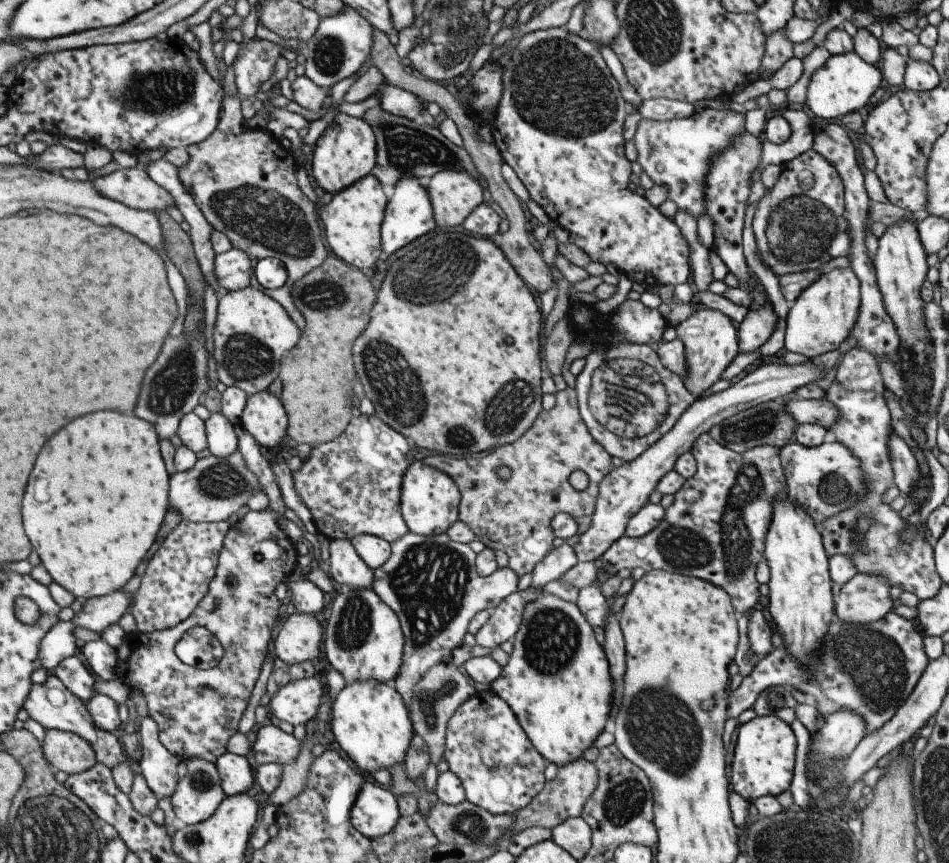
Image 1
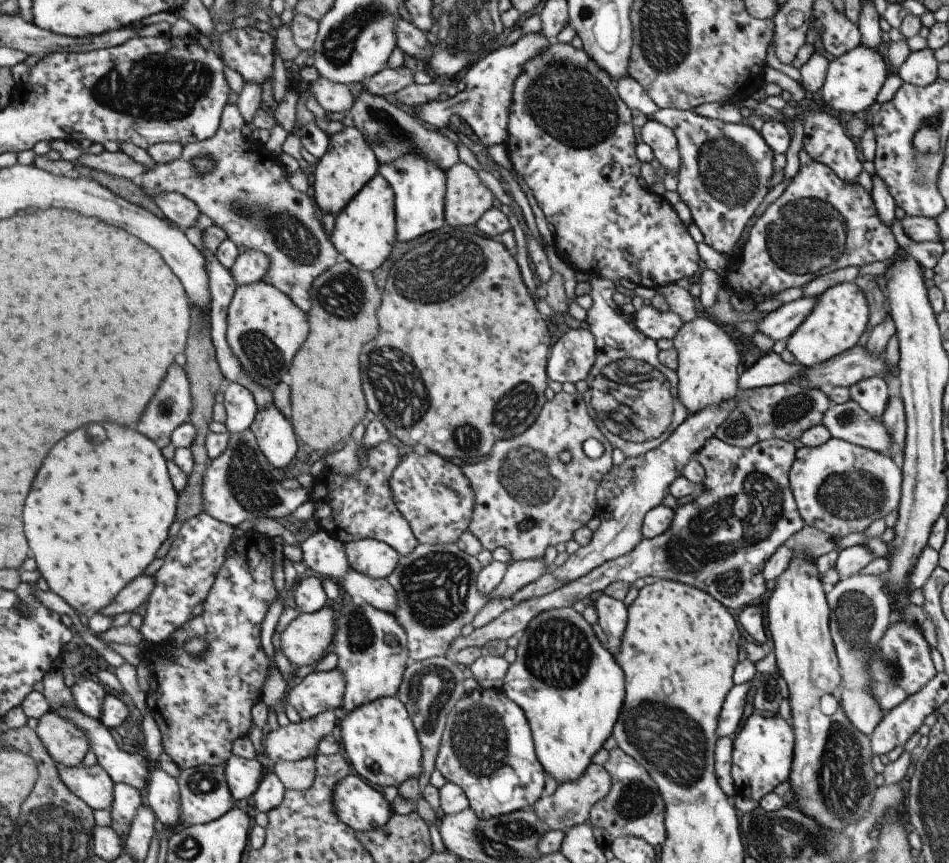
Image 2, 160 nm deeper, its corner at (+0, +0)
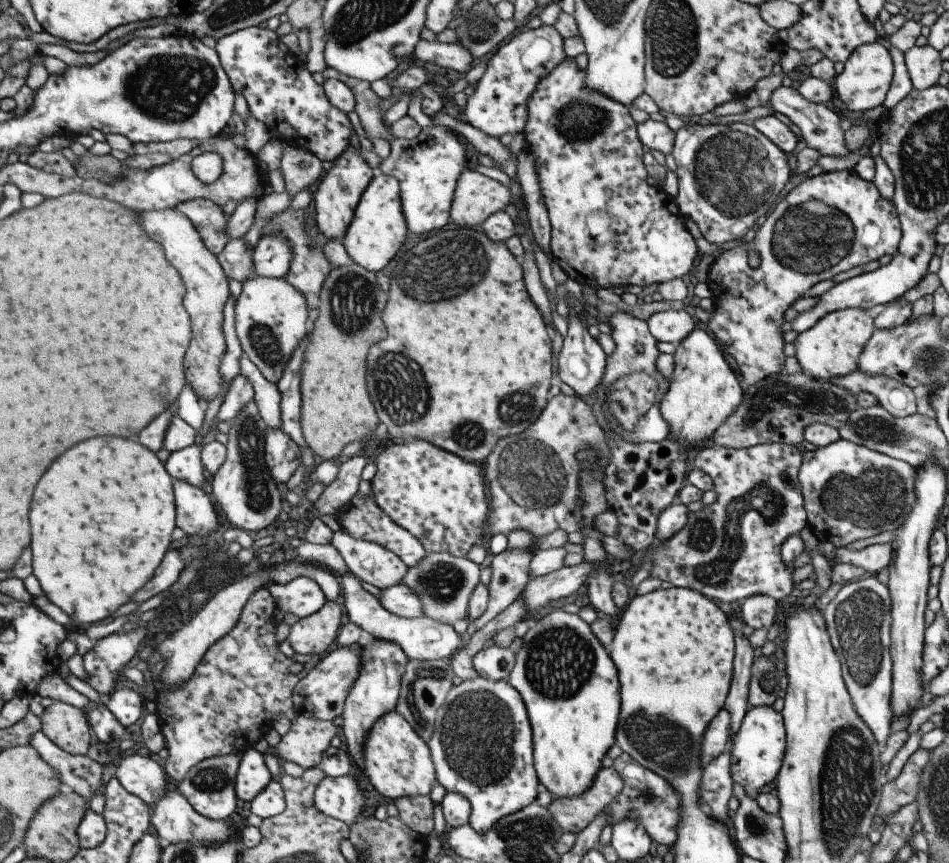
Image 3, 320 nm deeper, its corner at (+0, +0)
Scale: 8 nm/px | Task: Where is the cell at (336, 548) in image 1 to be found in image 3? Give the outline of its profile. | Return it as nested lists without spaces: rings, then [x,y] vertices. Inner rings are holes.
[[[399,583],[380,591],[377,600],[387,612],[406,619],[424,616],[419,595],[407,585]]]

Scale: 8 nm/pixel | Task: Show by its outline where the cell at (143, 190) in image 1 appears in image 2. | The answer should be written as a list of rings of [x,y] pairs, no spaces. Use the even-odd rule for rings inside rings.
[[[179,193],[155,195],[151,200],[167,220],[183,230],[194,226],[200,213],[192,200]]]

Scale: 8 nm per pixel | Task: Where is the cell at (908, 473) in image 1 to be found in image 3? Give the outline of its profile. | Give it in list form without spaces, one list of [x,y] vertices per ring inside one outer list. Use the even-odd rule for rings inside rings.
[[[853,371],[844,377],[836,377],[827,381],[847,389],[851,394],[871,393],[889,414],[904,417],[915,413],[915,396],[911,389],[888,376],[866,375],[861,371]]]

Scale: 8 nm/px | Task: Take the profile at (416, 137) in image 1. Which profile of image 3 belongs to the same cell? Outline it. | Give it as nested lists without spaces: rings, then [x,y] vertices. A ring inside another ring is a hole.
[[[337,72],[337,78],[344,82],[353,93],[354,112],[356,112],[362,128],[369,136],[381,137],[387,142],[391,138],[388,126],[383,121],[383,115],[388,109],[387,100],[377,97],[367,81],[362,81]]]

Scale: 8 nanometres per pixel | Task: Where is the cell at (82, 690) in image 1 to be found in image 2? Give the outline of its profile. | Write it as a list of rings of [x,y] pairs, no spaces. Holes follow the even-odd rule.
[[[74,678],[74,683],[69,688],[76,708],[85,716],[98,720],[103,697],[106,695],[101,685],[97,685],[93,680]]]

